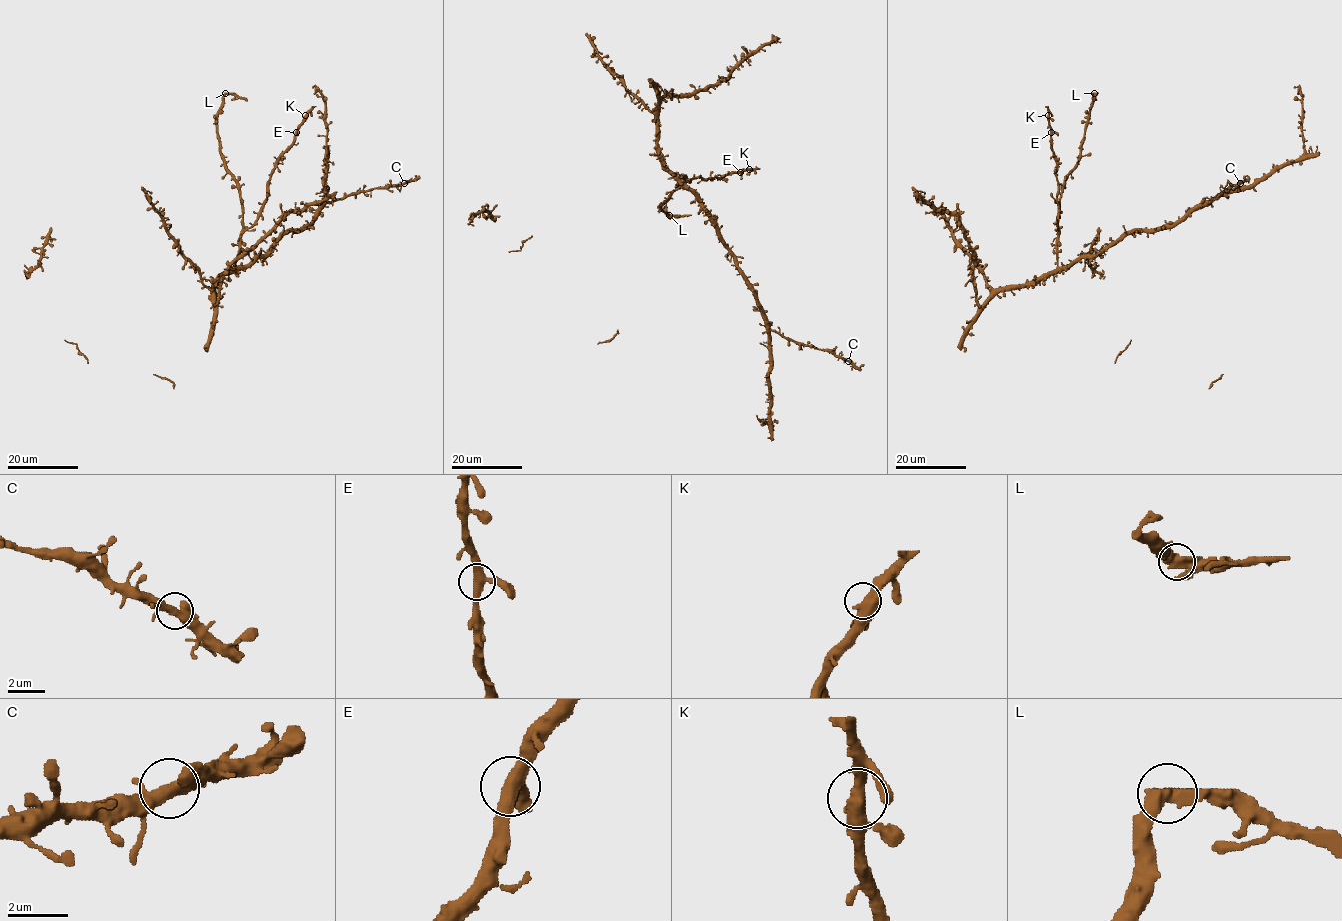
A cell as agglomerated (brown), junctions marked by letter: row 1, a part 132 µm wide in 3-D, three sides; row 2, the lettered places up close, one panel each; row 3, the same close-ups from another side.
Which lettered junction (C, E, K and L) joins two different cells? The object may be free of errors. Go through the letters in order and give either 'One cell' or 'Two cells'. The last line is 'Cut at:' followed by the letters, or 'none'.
C: One cell
E: One cell
K: One cell
L: Two cells
Cut at: L

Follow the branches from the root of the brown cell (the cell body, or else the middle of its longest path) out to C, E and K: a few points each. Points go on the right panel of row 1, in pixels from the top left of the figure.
C: (1091, 254), (1099, 254), (1135, 231), (1154, 231), (1183, 221), (1193, 211), (1240, 183)
E: (1091, 254), (1080, 255), (1070, 264), (1058, 266), (1058, 181), (1051, 132)
K: (1091, 254), (1080, 255), (1070, 264), (1058, 266), (1058, 181), (1048, 115)

